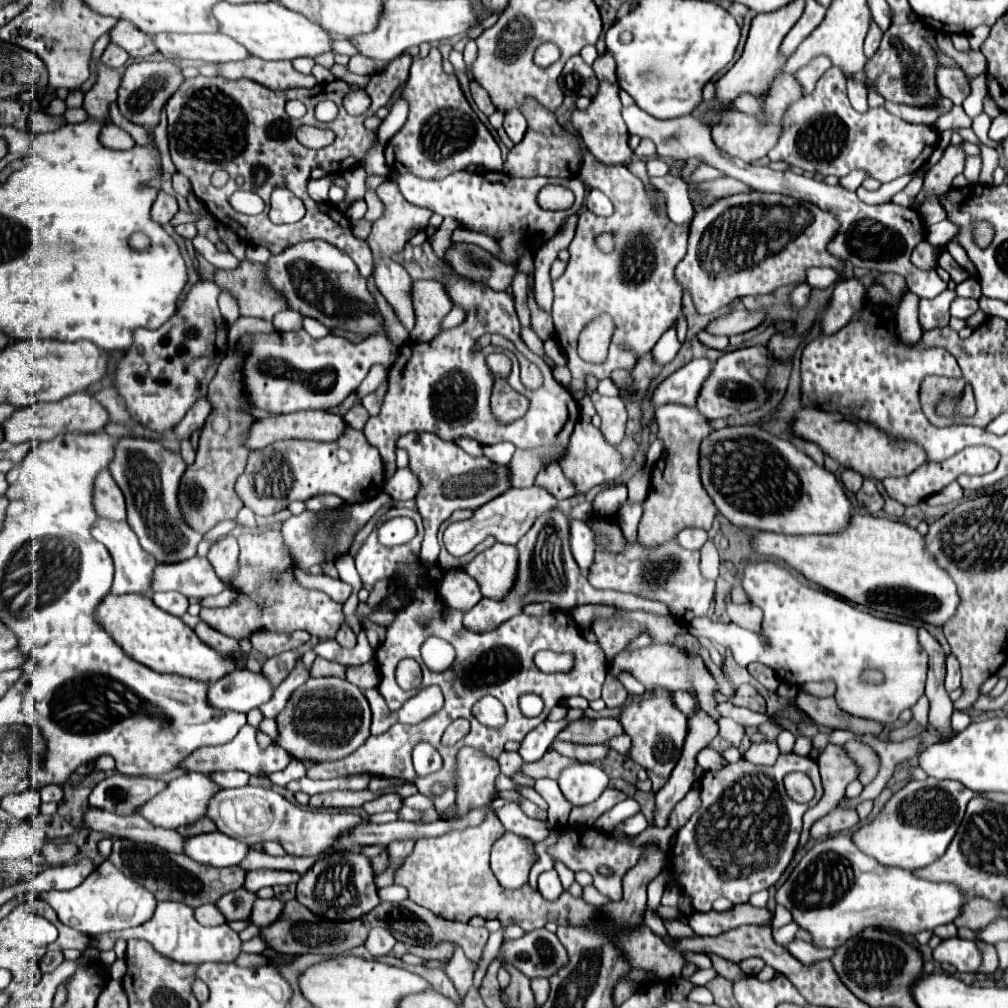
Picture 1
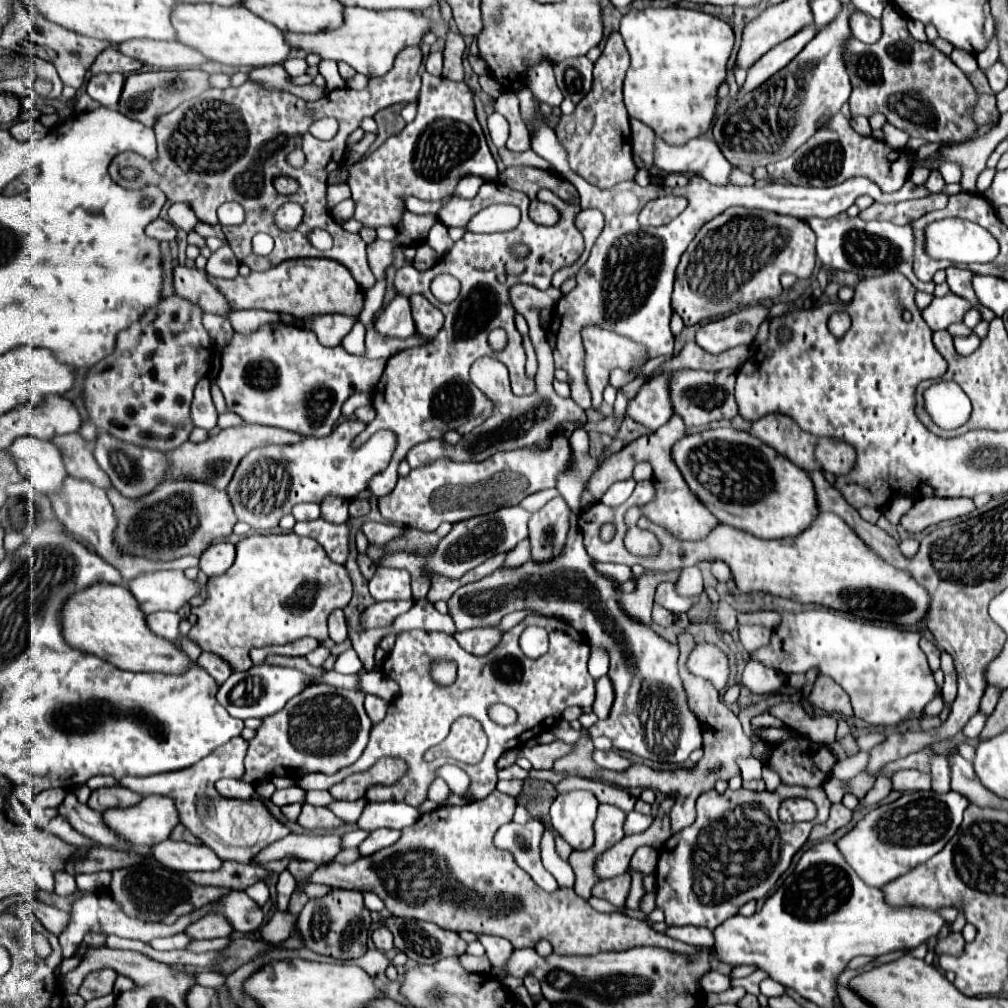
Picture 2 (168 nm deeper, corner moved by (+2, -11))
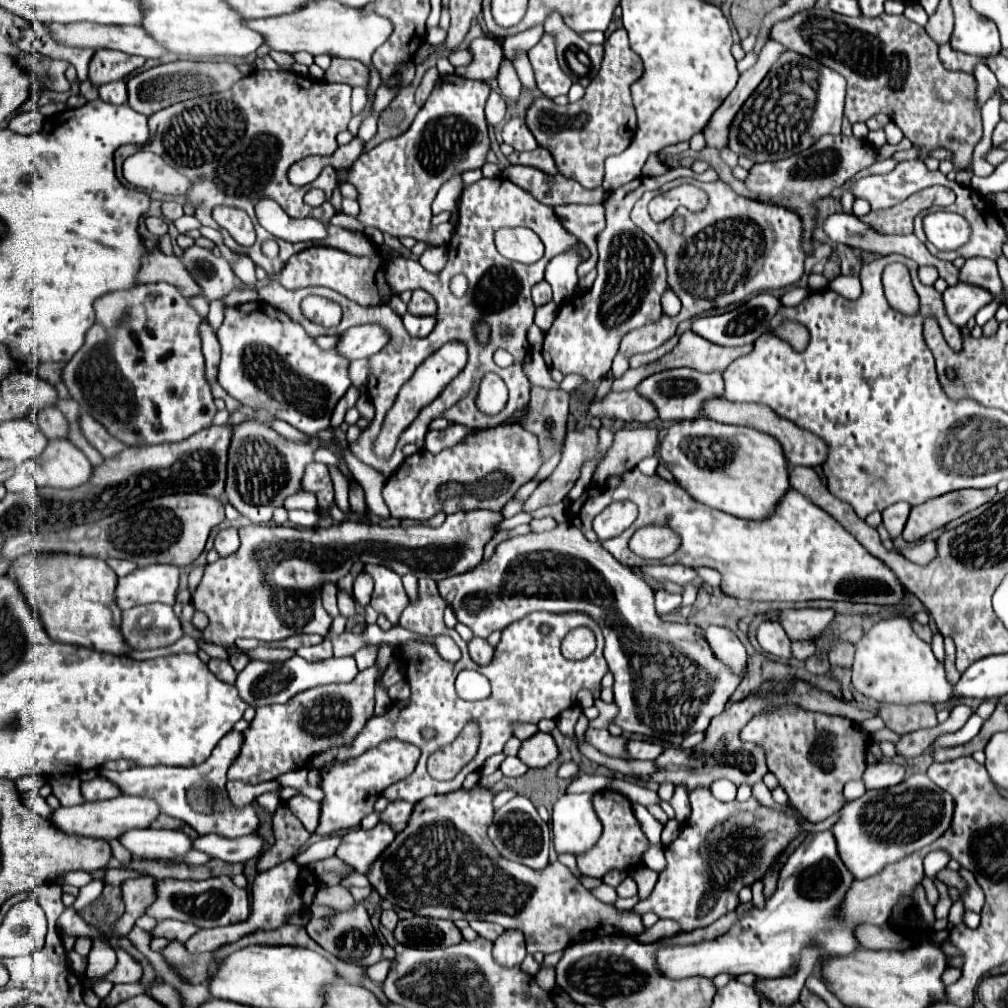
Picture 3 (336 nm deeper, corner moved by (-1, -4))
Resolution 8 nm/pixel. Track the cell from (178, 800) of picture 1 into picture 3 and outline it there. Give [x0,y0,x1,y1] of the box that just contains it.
[51,795,161,839]

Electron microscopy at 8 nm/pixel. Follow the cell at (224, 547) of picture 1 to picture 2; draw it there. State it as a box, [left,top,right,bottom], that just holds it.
[200,542,234,576]

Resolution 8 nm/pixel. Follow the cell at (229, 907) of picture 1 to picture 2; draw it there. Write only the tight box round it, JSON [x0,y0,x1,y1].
[184,916,232,940]

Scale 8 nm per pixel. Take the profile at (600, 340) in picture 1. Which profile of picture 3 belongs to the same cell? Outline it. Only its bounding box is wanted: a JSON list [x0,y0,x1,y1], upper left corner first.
[619,179,803,359]

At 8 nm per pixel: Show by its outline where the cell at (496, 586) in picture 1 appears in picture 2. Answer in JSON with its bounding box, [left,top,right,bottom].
[504,538,530,568]

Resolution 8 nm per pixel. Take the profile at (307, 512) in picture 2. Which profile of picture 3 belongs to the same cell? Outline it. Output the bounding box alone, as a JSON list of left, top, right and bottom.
[283,491,317,511]

